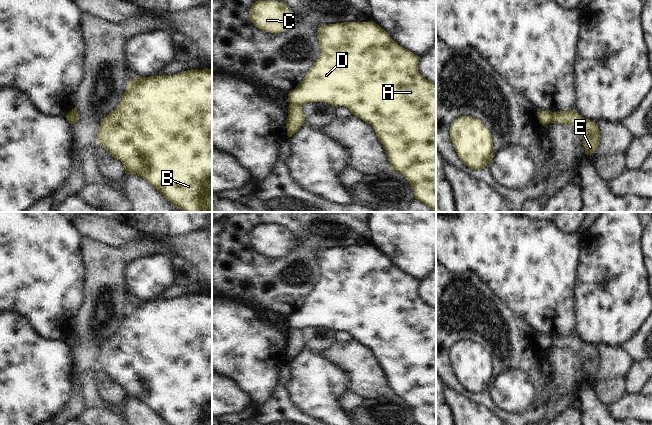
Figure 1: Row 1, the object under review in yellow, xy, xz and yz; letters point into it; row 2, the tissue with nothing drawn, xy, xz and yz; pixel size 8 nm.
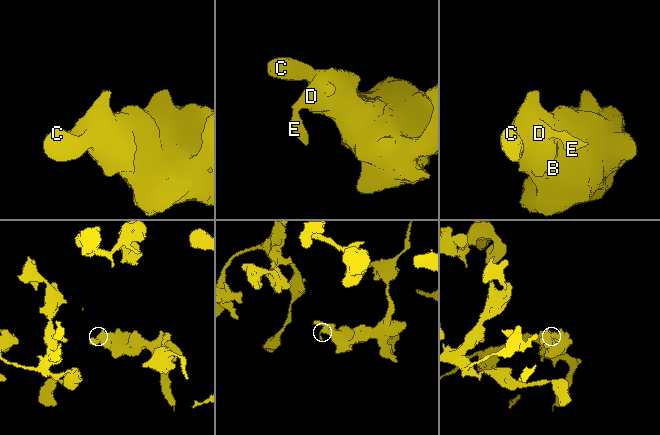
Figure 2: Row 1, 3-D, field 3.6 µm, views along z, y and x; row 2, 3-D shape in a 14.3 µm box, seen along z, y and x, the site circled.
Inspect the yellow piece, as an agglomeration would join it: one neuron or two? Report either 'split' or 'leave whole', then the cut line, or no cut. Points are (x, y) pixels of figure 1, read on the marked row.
split; cut in xz along (290, 103), (298, 103), (301, 106)

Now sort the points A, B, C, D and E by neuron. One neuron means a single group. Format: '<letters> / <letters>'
A B C D / E

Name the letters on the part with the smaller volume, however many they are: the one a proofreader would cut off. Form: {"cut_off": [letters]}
{"cut_off": ["E"]}

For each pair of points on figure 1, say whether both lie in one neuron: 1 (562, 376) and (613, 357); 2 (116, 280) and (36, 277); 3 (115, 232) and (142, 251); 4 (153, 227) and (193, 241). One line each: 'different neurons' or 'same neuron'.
1: different neurons
2: different neurons
3: different neurons
4: different neurons

